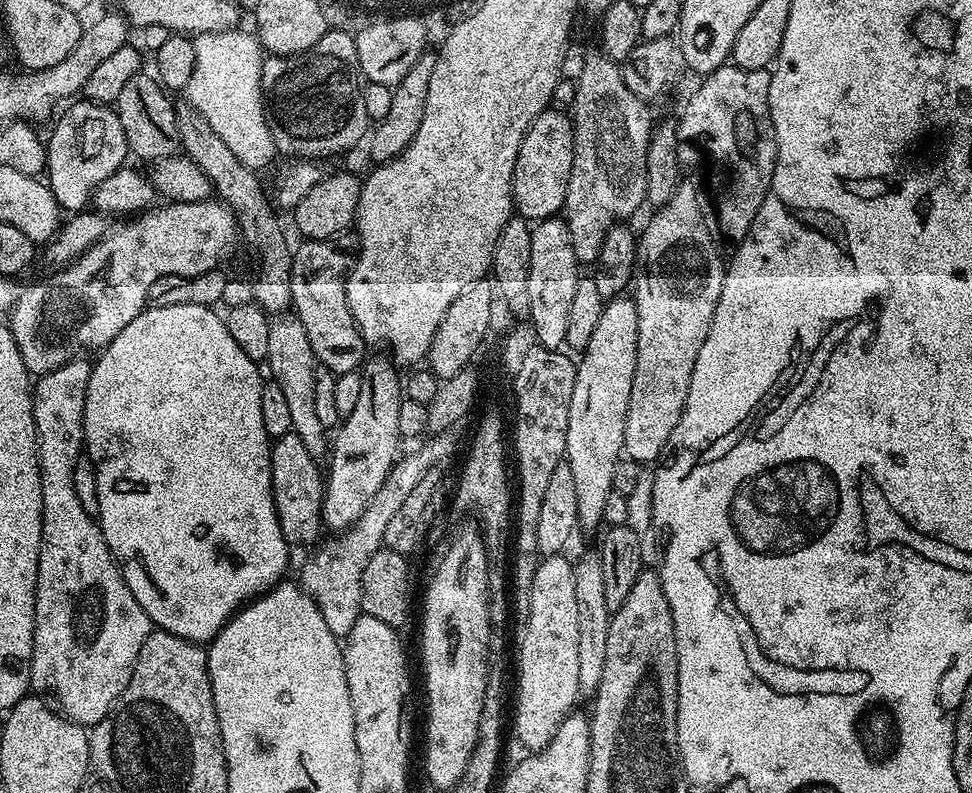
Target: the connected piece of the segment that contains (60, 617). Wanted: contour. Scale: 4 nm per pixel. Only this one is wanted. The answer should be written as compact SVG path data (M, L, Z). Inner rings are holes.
M77 358L50 370L35 381L32 409L36 427L36 457L40 463L42 486L42 542L38 554L38 582L34 606L34 650L32 651L32 683L37 693L53 692L59 711L75 724L94 726L106 718L114 702L126 690L138 650L154 630L152 619L138 606L130 586L126 586L116 557L108 548L97 517L82 510L82 501L74 490L74 466L85 451L84 403L90 386L92 364Z

